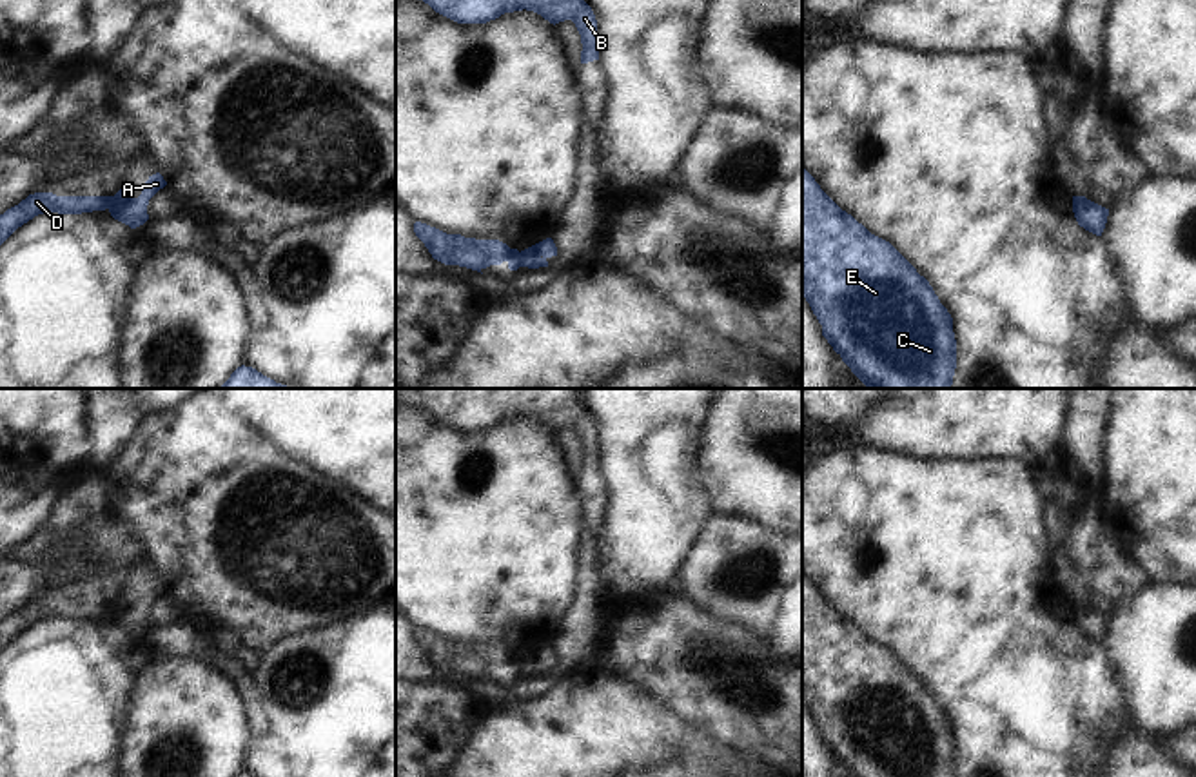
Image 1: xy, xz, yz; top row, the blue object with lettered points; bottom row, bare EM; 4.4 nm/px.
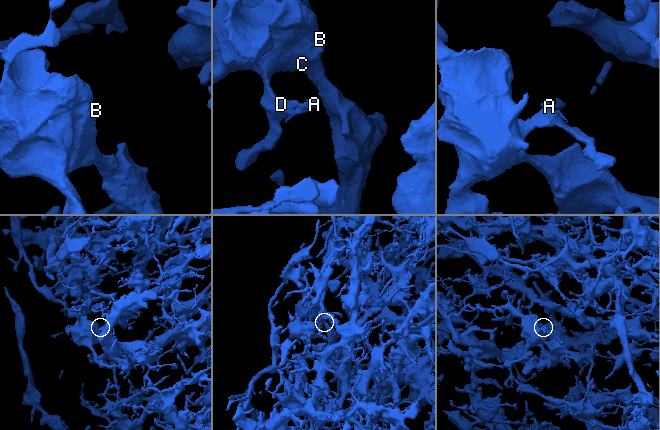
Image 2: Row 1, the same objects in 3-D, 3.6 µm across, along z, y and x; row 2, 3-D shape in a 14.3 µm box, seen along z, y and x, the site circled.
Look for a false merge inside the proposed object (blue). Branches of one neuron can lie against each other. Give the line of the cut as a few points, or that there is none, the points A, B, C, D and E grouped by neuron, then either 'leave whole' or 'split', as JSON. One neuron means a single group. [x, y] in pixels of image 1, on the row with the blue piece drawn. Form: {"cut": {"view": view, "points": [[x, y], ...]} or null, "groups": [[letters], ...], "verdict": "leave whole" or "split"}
{"cut": {"view": "xz", "points": [[518, 253], [521, 265]]}, "groups": [["A"], ["B", "C", "D", "E"]], "verdict": "split"}

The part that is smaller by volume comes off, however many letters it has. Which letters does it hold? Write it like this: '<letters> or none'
A

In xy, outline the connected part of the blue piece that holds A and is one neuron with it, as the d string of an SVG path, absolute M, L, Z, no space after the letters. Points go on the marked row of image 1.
M160 172L149 176L149 180L143 183L143 191L138 198L131 198L122 189L113 196L113 202L109 205L109 212L114 220L129 225L131 229L136 229L143 225L149 220L147 205L149 200L167 185L163 176Z

